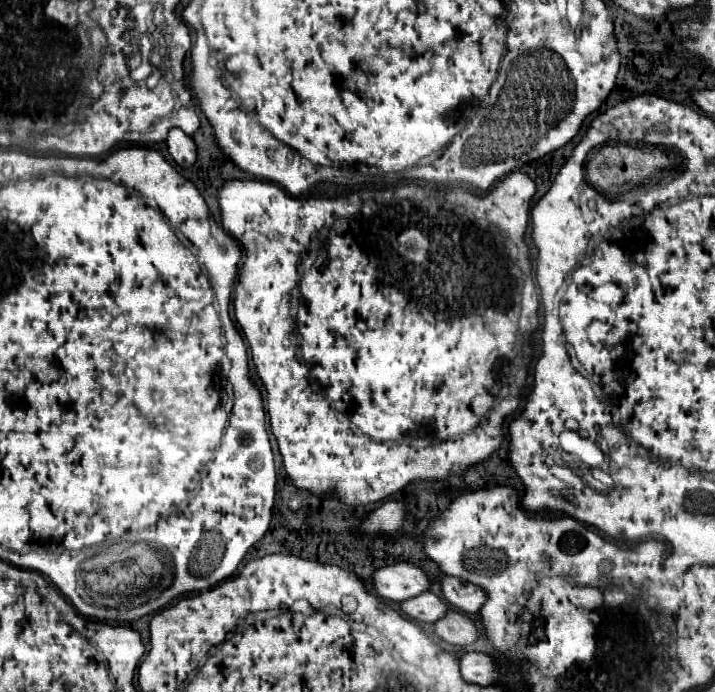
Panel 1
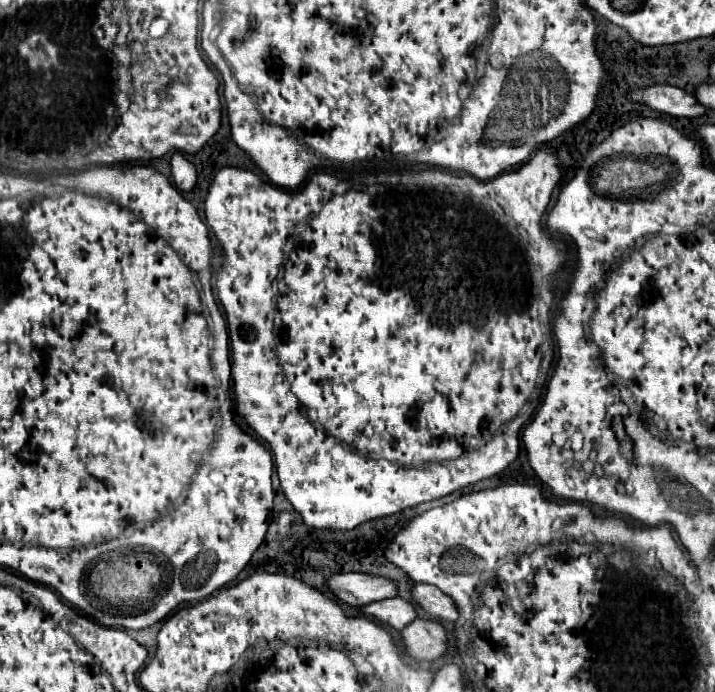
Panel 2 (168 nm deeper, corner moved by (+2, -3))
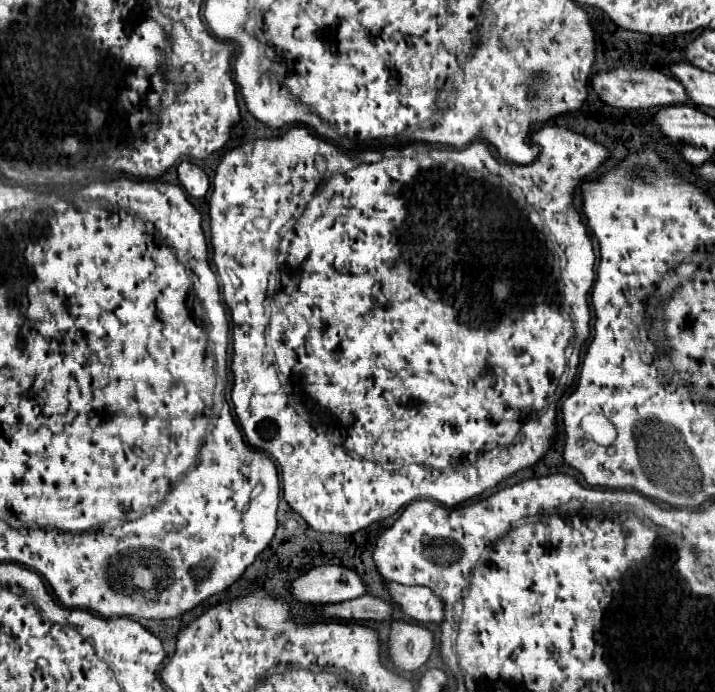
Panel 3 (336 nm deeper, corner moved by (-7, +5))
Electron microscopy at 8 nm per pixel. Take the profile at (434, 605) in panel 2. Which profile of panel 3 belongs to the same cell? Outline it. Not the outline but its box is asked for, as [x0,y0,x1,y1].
[386,582,444,624]

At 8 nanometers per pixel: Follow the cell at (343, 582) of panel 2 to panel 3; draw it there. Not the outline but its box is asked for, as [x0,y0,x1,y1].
[288,566,366,604]

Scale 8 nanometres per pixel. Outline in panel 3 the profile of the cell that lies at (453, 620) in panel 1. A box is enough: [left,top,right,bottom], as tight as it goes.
[388,622,434,672]

